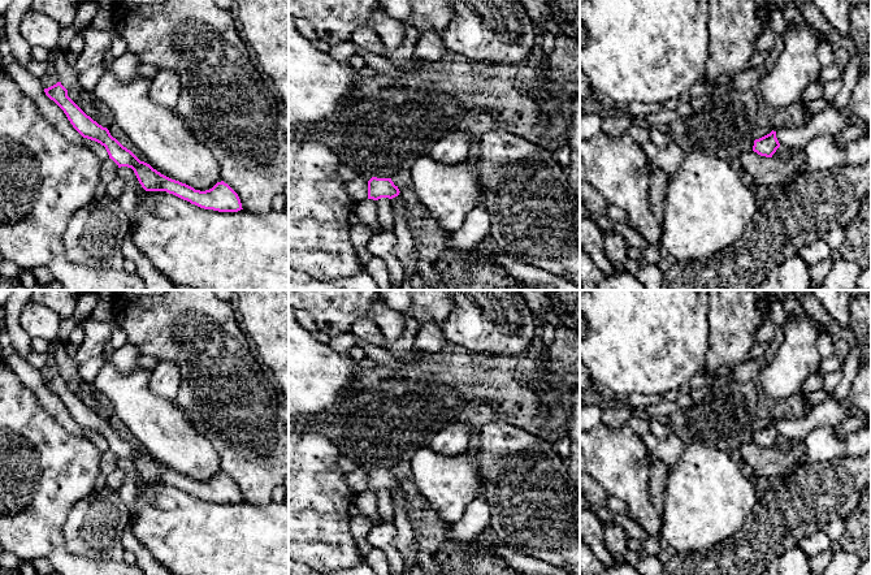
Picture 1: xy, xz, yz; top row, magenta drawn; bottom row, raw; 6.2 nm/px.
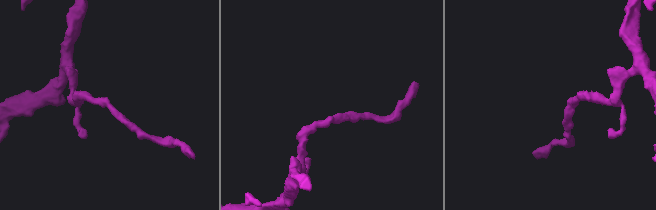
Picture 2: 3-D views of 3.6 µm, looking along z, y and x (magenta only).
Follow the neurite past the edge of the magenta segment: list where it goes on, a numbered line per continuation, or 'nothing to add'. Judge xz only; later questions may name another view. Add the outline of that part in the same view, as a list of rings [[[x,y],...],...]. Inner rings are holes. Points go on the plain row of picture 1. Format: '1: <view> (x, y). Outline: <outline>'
nothing to add

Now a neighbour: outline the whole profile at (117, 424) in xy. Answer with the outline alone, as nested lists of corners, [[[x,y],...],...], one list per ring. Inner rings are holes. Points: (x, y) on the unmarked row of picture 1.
[[[53,342],[51,354],[60,368],[61,376],[68,381],[68,388],[94,412],[103,419],[107,419],[113,429],[120,435],[126,433],[126,440],[130,441],[140,453],[147,454],[143,446],[130,433],[126,424],[117,416],[112,402],[95,388],[83,380],[79,372],[79,363],[70,356],[60,342]]]

